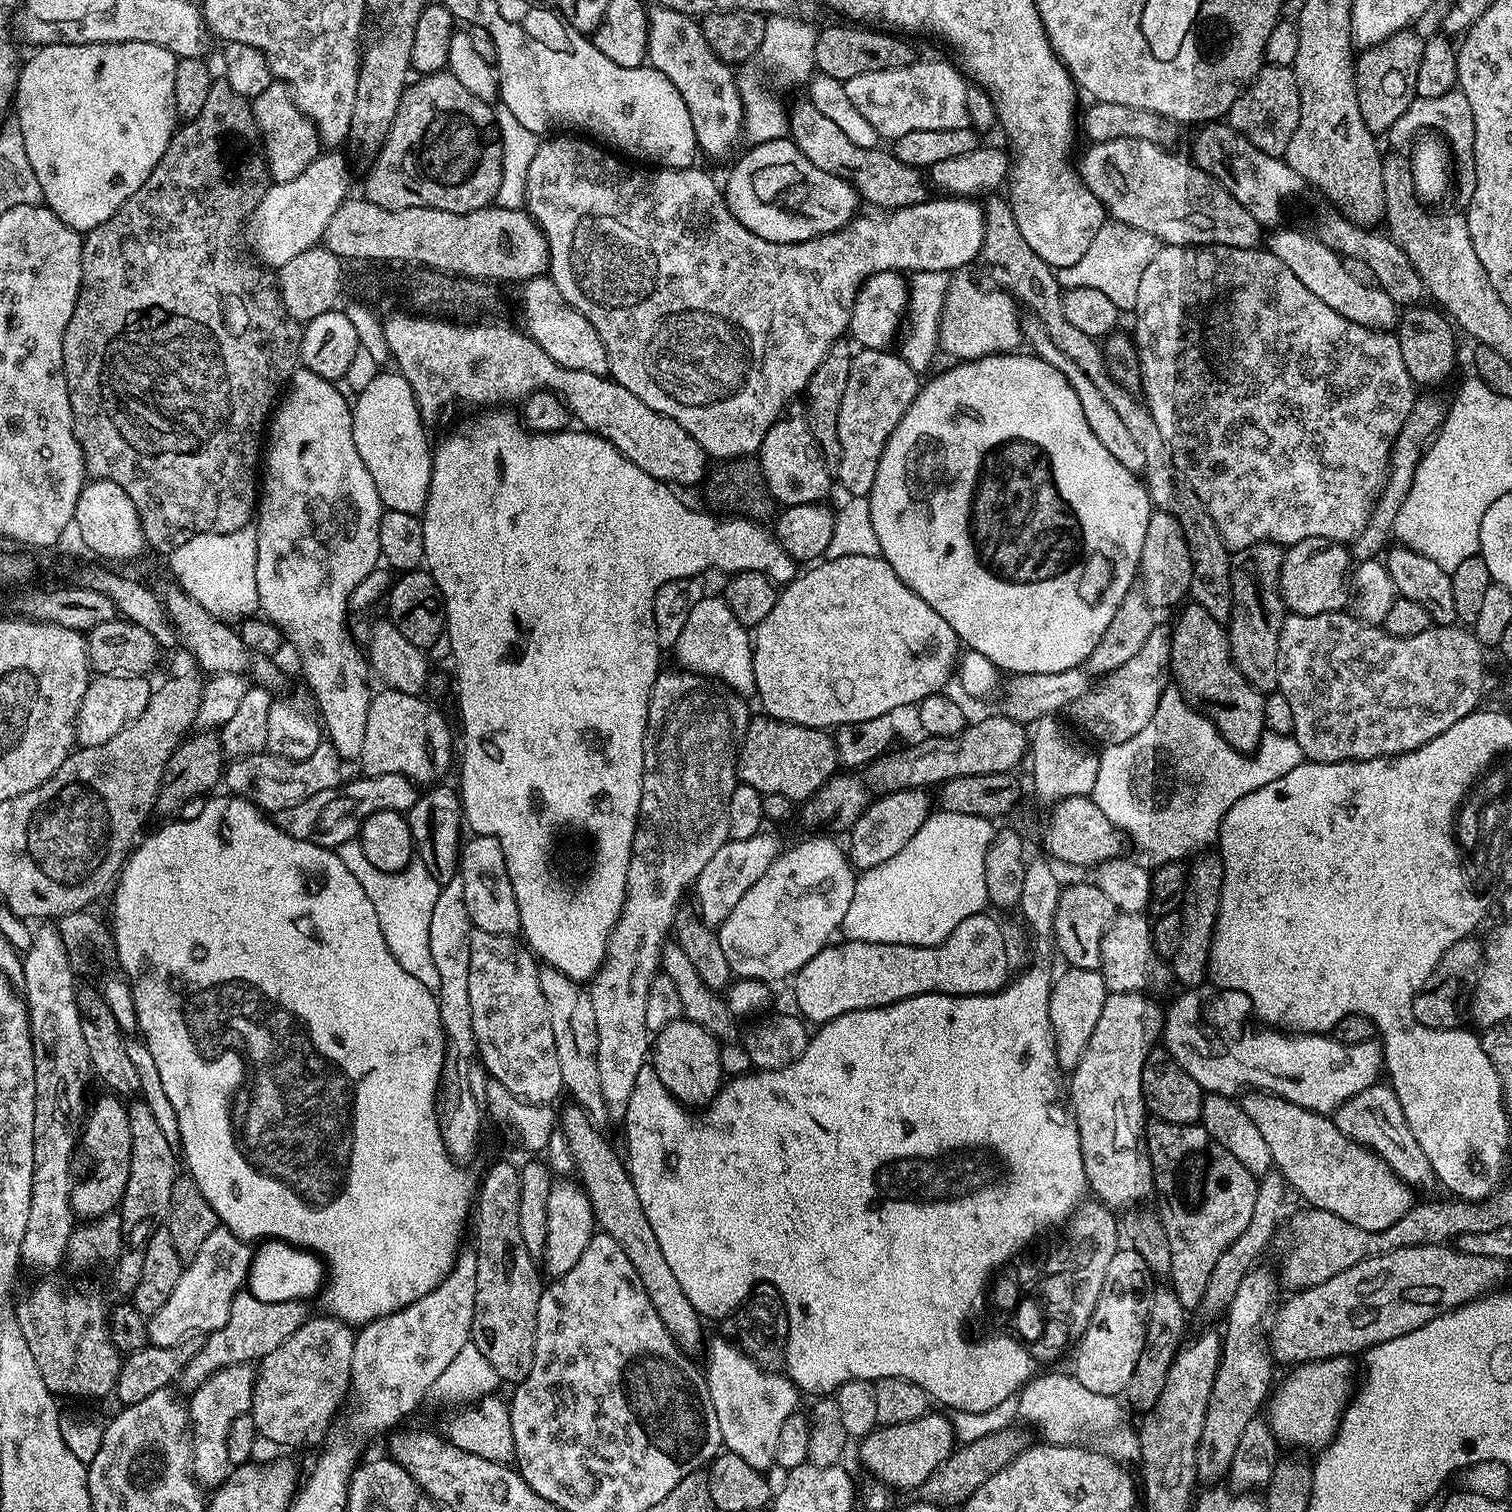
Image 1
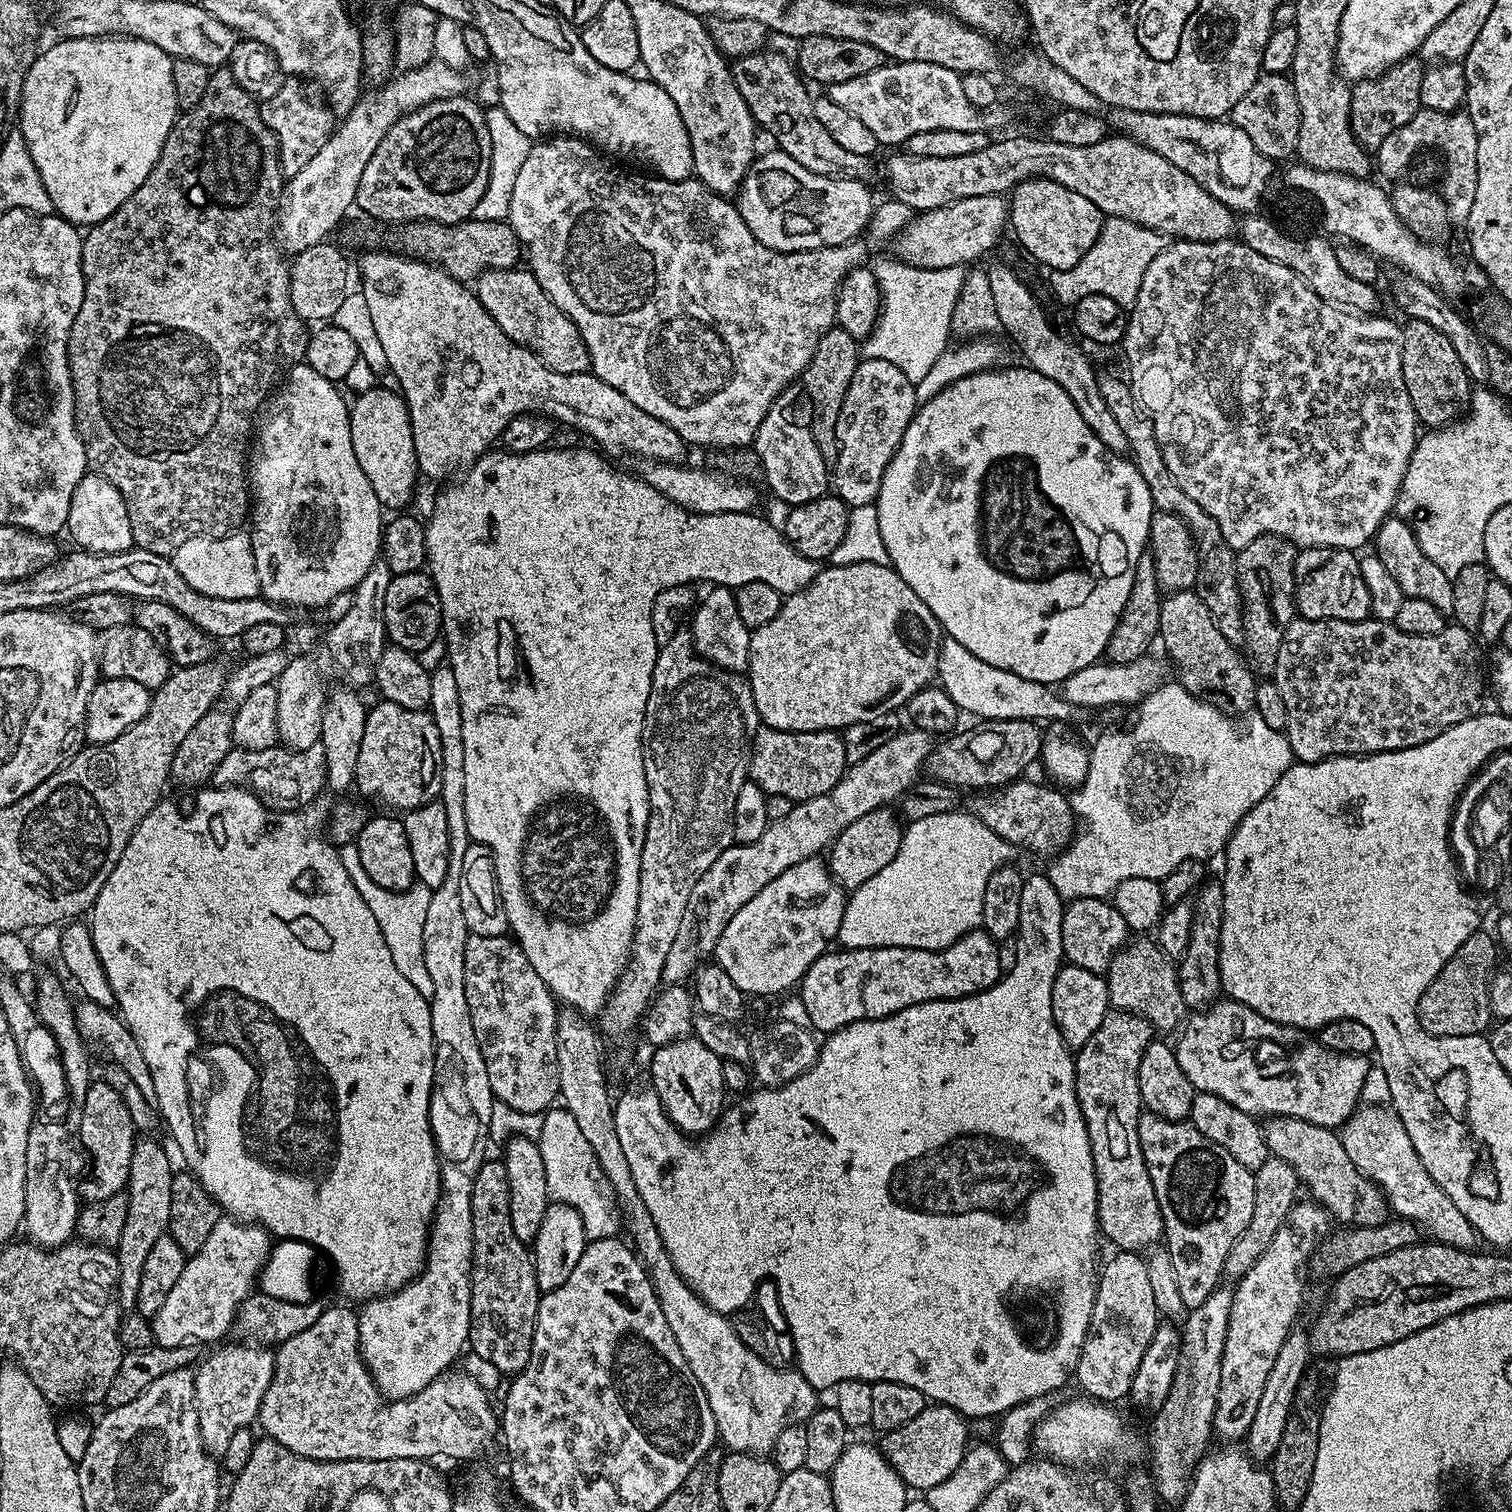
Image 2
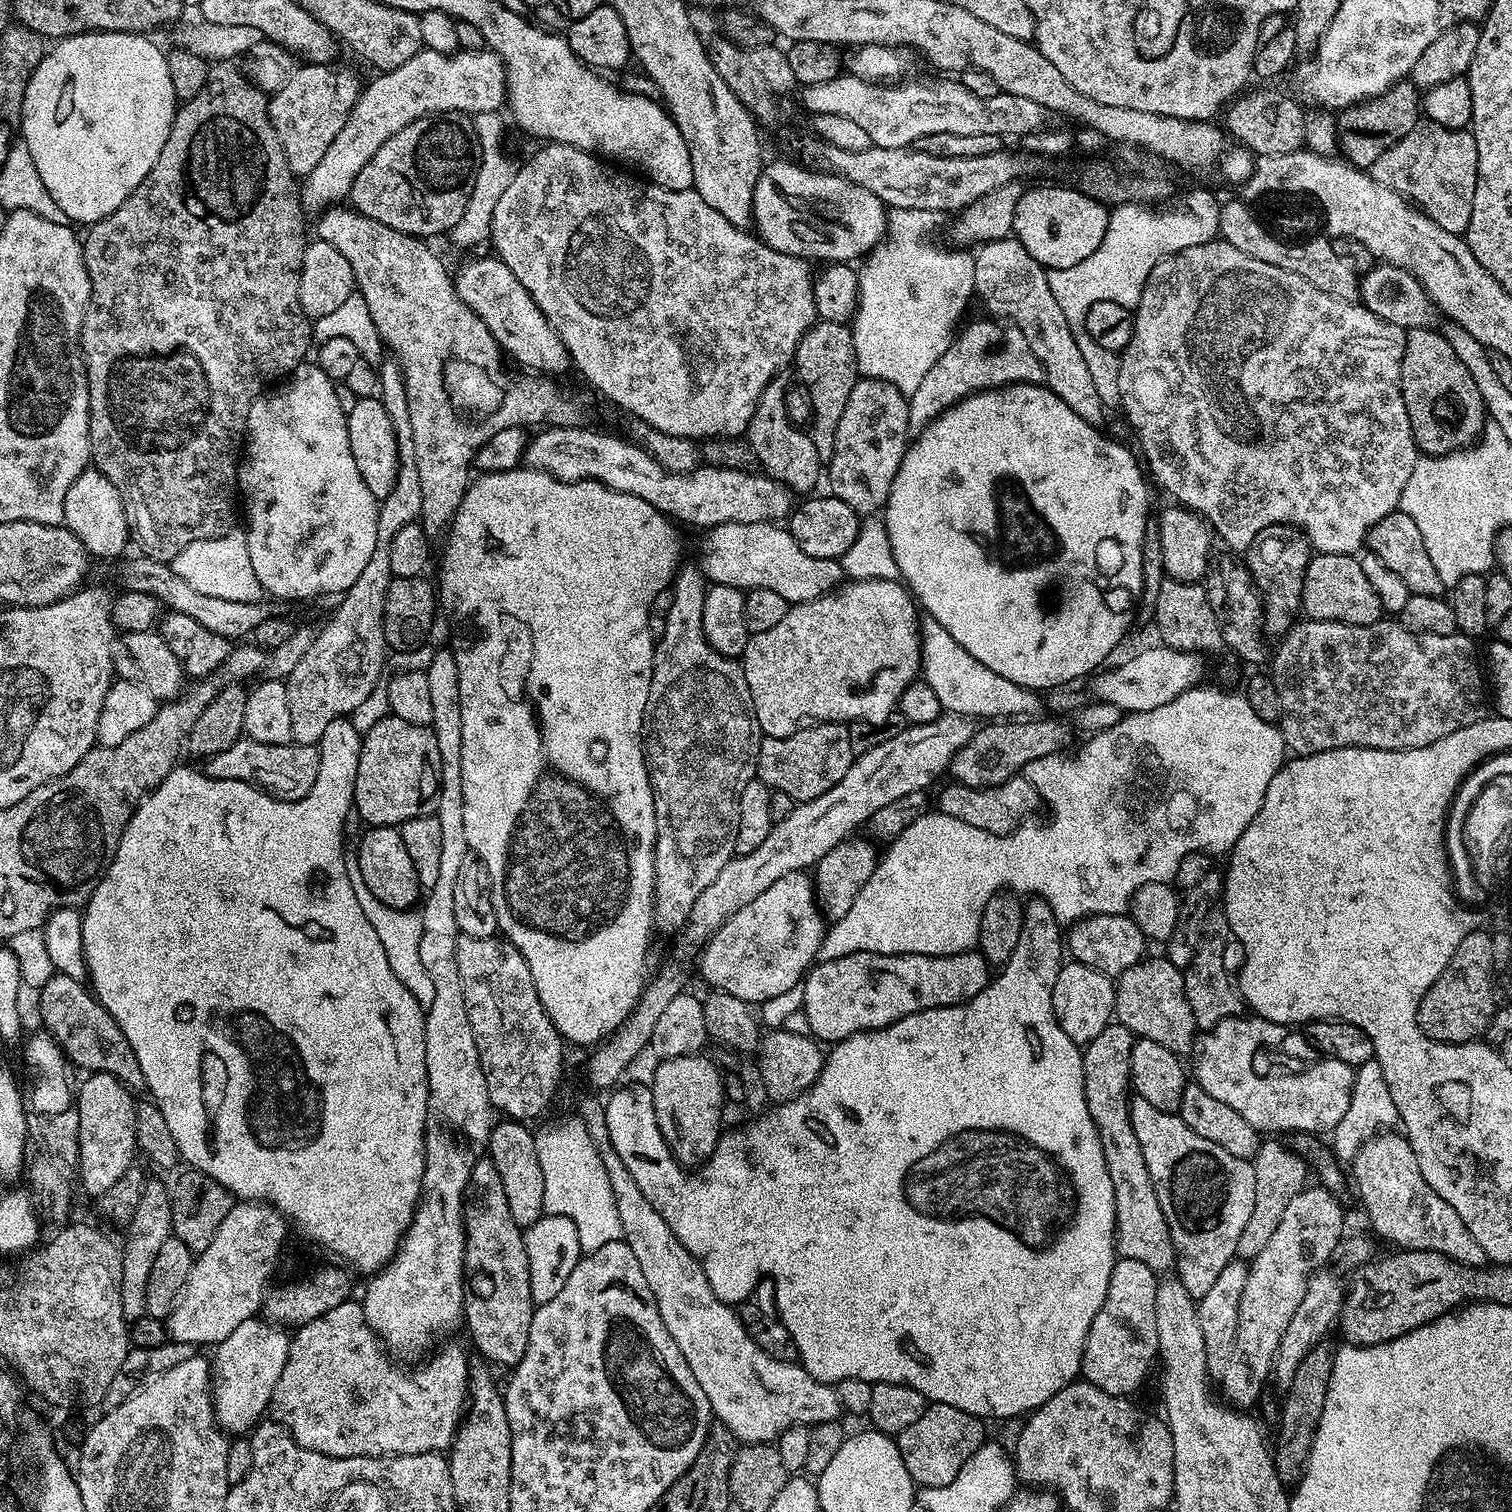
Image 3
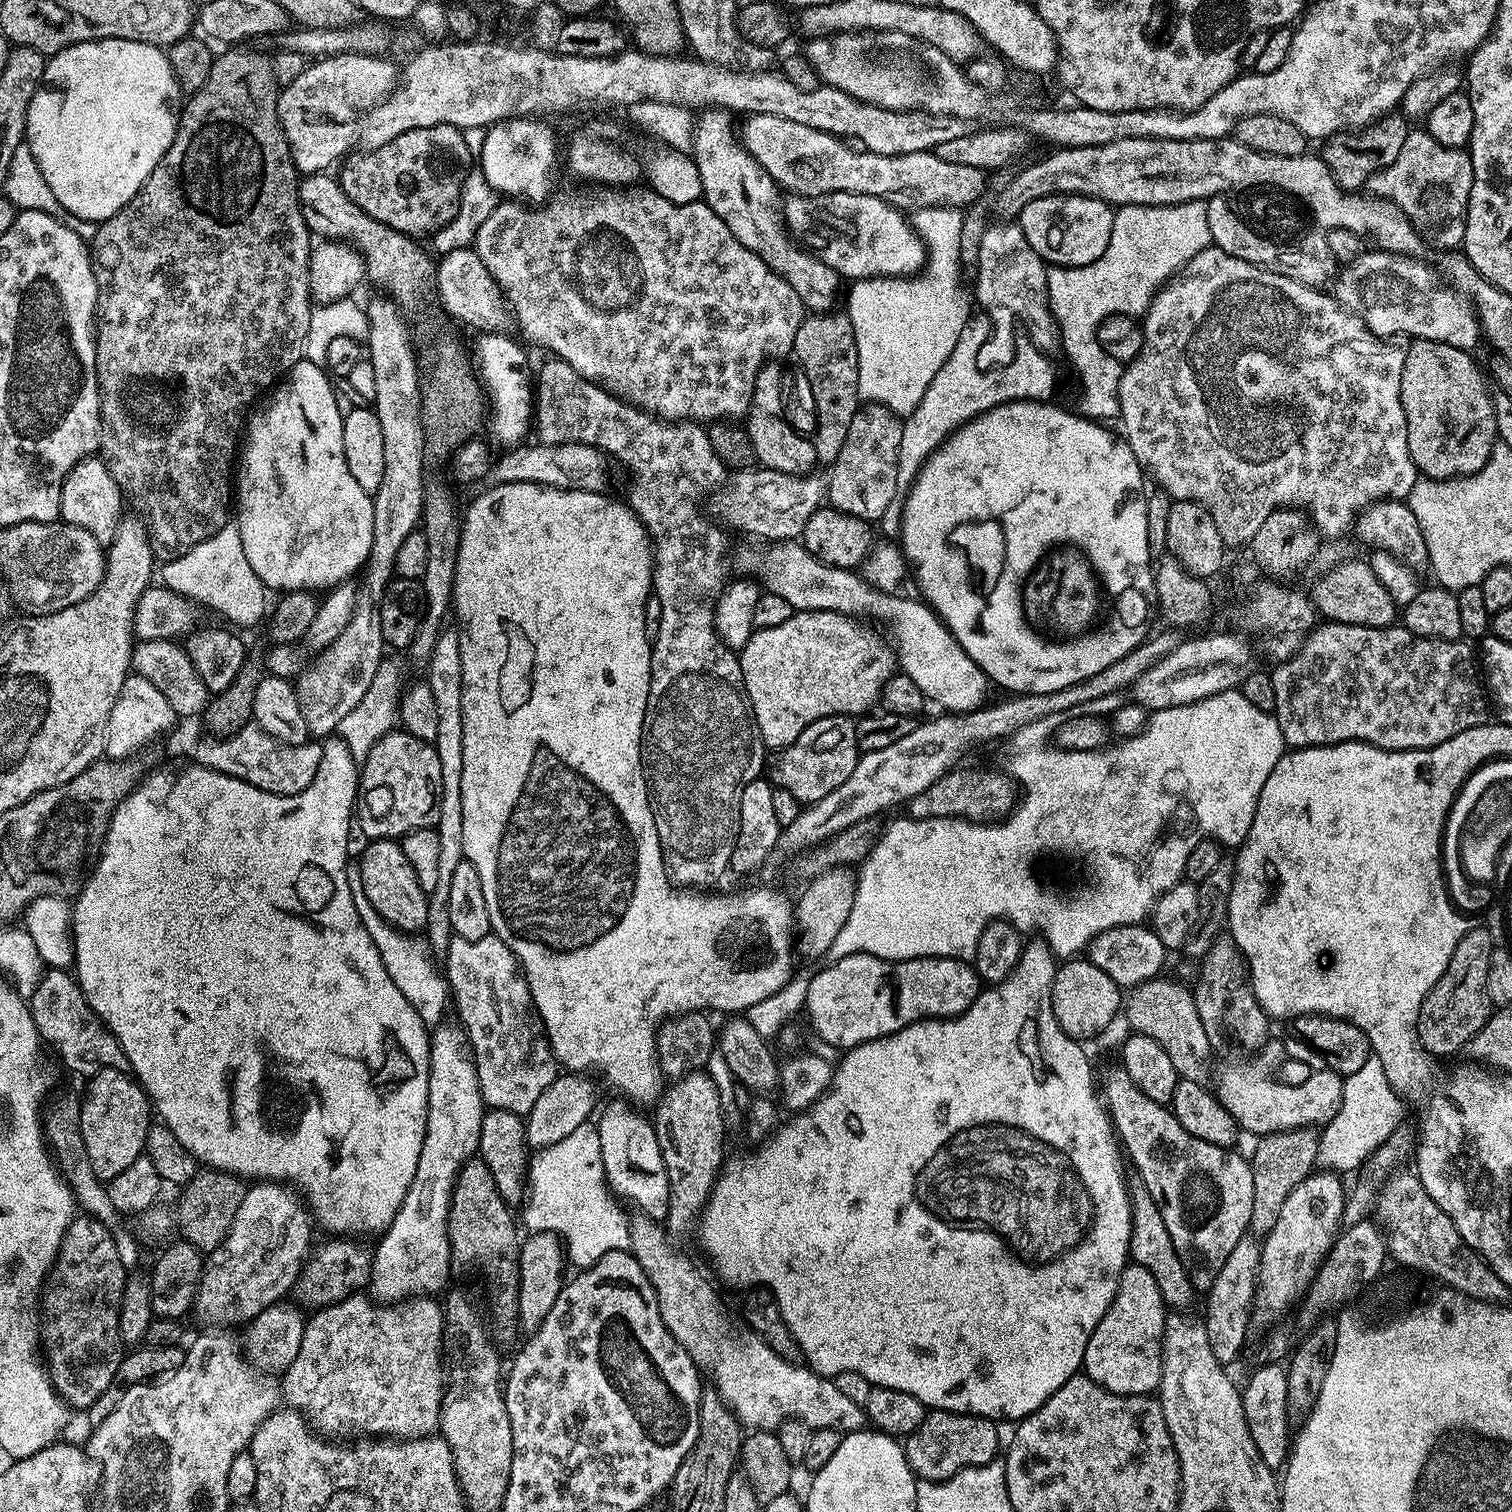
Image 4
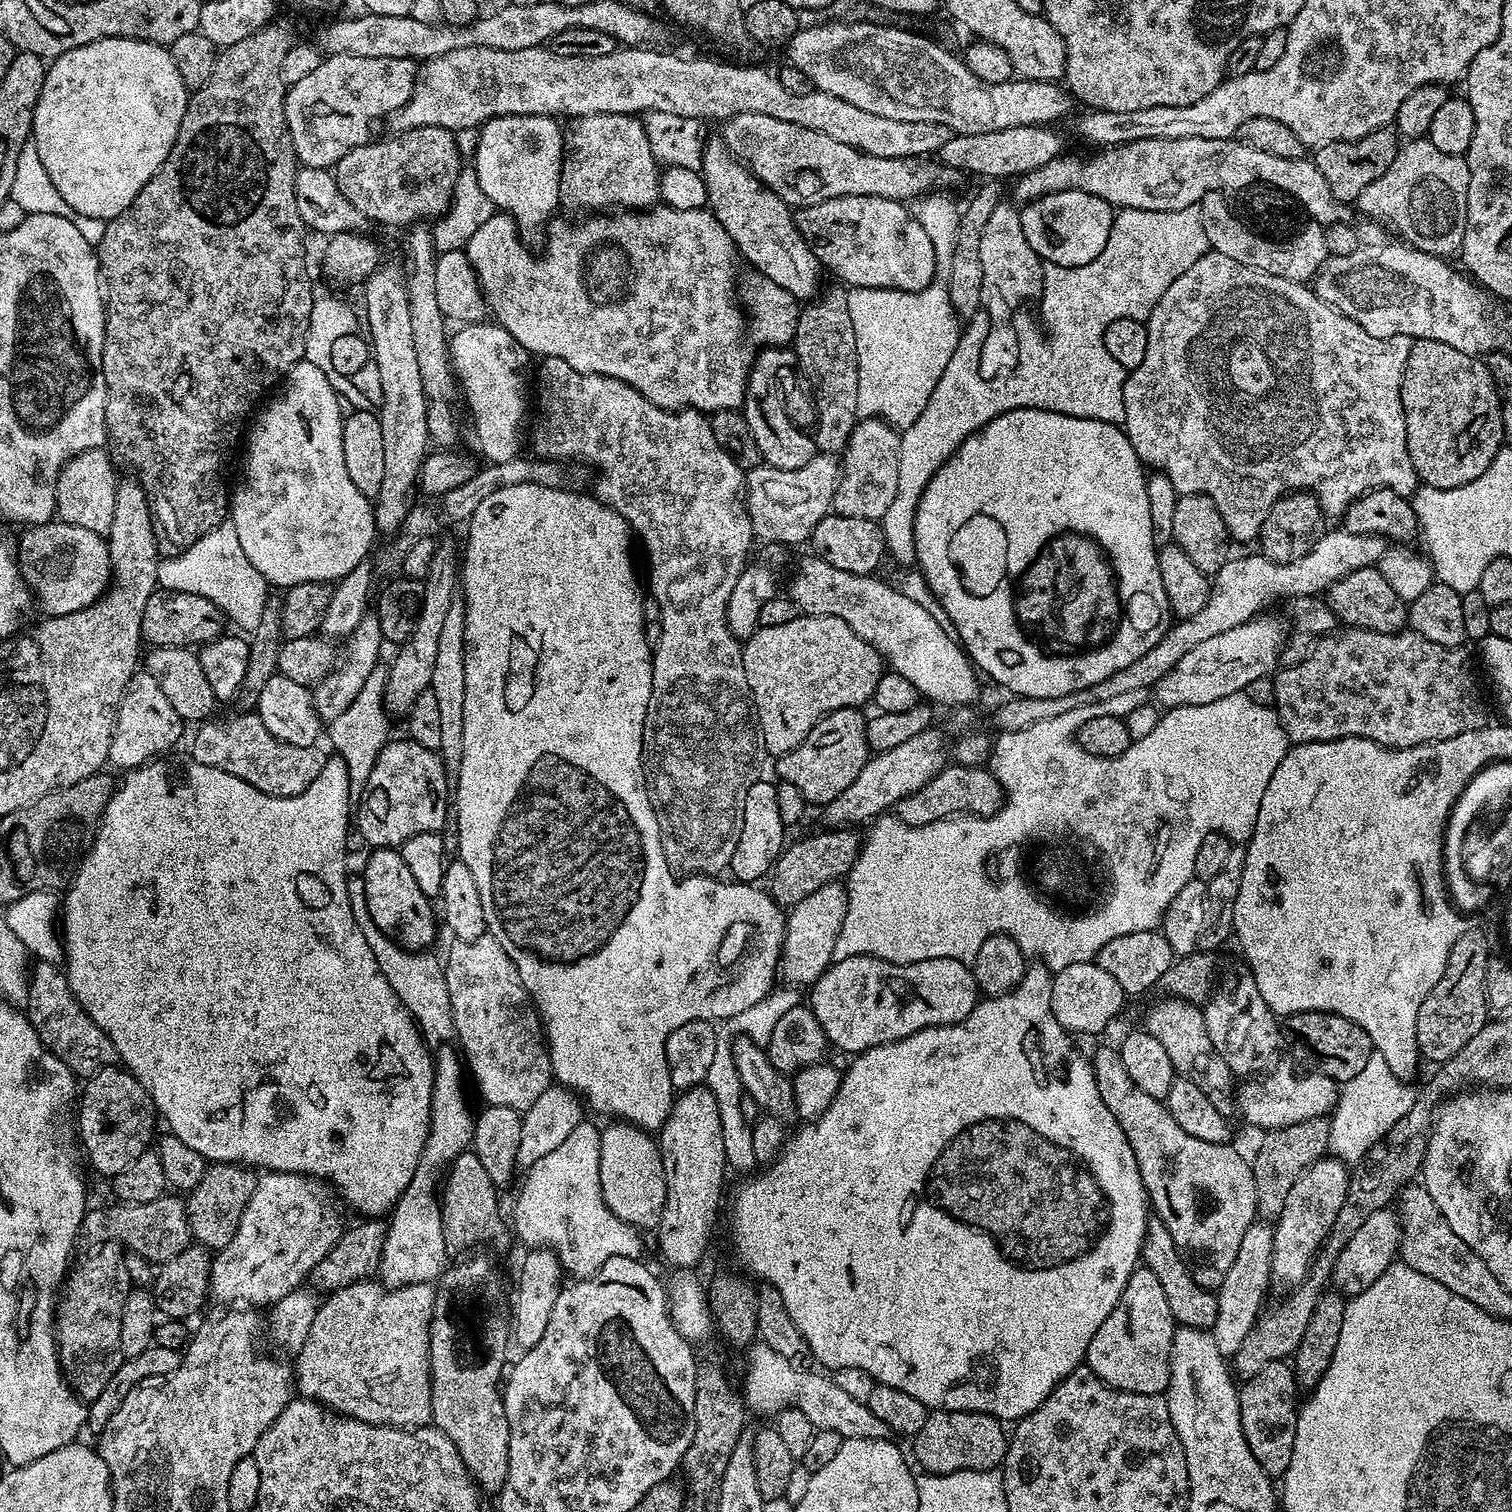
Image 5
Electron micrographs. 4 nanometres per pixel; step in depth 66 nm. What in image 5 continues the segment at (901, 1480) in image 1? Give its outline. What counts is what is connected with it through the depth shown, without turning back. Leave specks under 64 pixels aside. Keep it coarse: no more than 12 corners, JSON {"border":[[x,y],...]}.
{"border":[[929,1411],[925,1473],[999,1469],[1009,1433],[981,1412]]}

